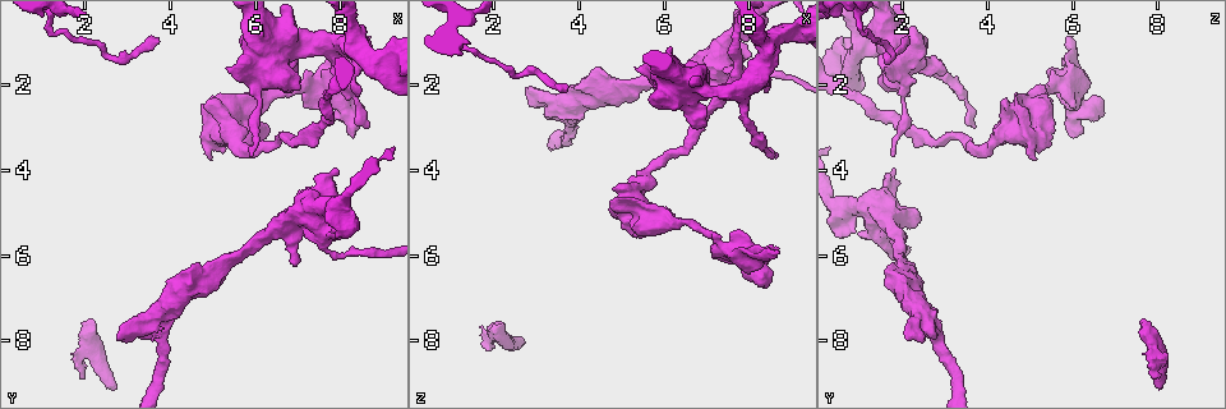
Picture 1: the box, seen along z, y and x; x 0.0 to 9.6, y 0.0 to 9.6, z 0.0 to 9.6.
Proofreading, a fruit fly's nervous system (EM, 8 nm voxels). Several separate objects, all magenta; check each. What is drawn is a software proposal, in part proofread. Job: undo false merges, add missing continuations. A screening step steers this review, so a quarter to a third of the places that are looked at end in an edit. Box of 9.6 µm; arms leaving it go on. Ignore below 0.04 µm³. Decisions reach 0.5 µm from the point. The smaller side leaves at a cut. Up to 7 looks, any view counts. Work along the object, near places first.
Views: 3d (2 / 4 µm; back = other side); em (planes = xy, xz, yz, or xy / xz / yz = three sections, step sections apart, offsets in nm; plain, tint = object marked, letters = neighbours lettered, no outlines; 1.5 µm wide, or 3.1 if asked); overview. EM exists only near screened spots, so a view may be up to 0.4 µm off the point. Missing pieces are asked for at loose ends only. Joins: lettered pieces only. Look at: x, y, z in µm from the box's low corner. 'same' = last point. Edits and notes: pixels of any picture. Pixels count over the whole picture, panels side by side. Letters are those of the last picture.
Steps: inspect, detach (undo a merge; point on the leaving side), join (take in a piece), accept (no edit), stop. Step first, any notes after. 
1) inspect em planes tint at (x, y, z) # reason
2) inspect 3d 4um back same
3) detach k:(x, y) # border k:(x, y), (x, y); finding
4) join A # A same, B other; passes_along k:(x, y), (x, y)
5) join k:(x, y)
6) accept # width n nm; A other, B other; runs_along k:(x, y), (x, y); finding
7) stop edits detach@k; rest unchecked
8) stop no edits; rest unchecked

inspect em xz step 8 tint at (5.35, 1.60, 1.60) # branch stops here

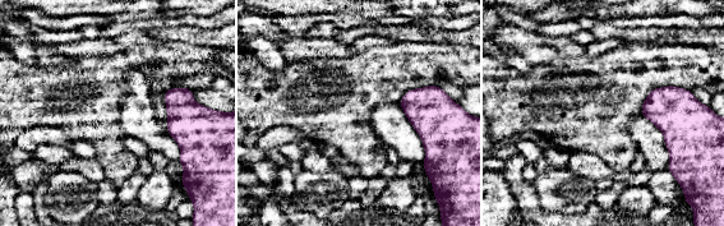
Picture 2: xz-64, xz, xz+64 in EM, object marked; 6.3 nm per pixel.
inspect em planes letters same # cut it another way

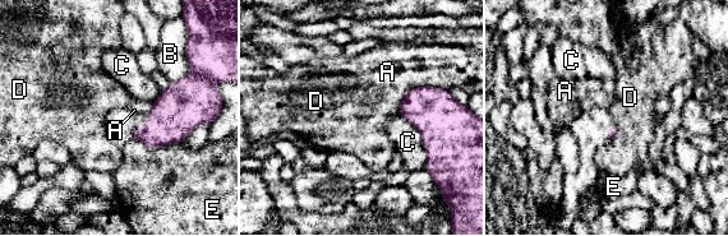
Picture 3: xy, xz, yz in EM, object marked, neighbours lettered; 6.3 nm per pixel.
accept # A other, B other, C other, D other, E other; border 3:(442, 88), (411, 87), (399, 103); no lettered piece goes on from it

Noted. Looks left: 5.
inspect em planes letters at (6.00, 3.65, 1.75) # an open end

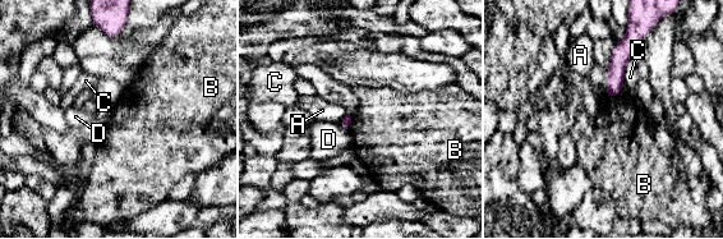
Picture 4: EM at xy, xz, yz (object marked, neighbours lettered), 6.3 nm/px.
accept # A other, B other, C other, D other; no lettered piece goes on from it

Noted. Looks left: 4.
inspect 3d 2um at (4.80, 2.45, 4.40) # stops while still wide

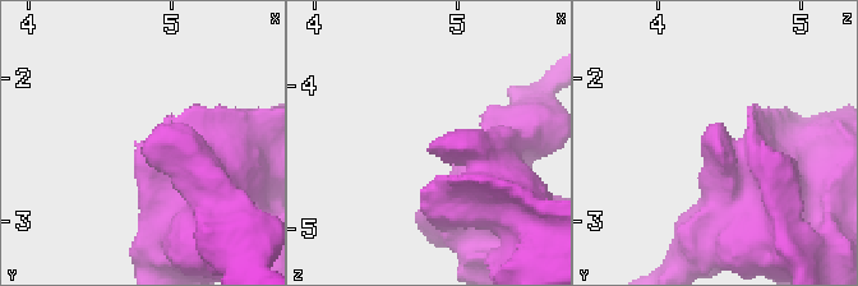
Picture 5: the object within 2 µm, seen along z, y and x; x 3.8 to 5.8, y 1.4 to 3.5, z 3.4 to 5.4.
inspect em planes letters at (4.82, 2.42, 4.38) # shape alone is not enough

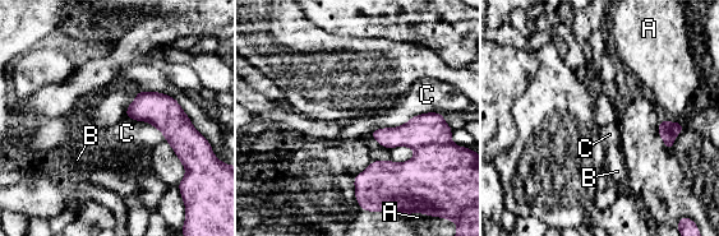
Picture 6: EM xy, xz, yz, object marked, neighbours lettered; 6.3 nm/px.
accept # A other, B other, C other; runs_along 6:(439, 116), (405, 174), (358, 193); none of them fits

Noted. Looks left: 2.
stop no edits; rest unchecked

